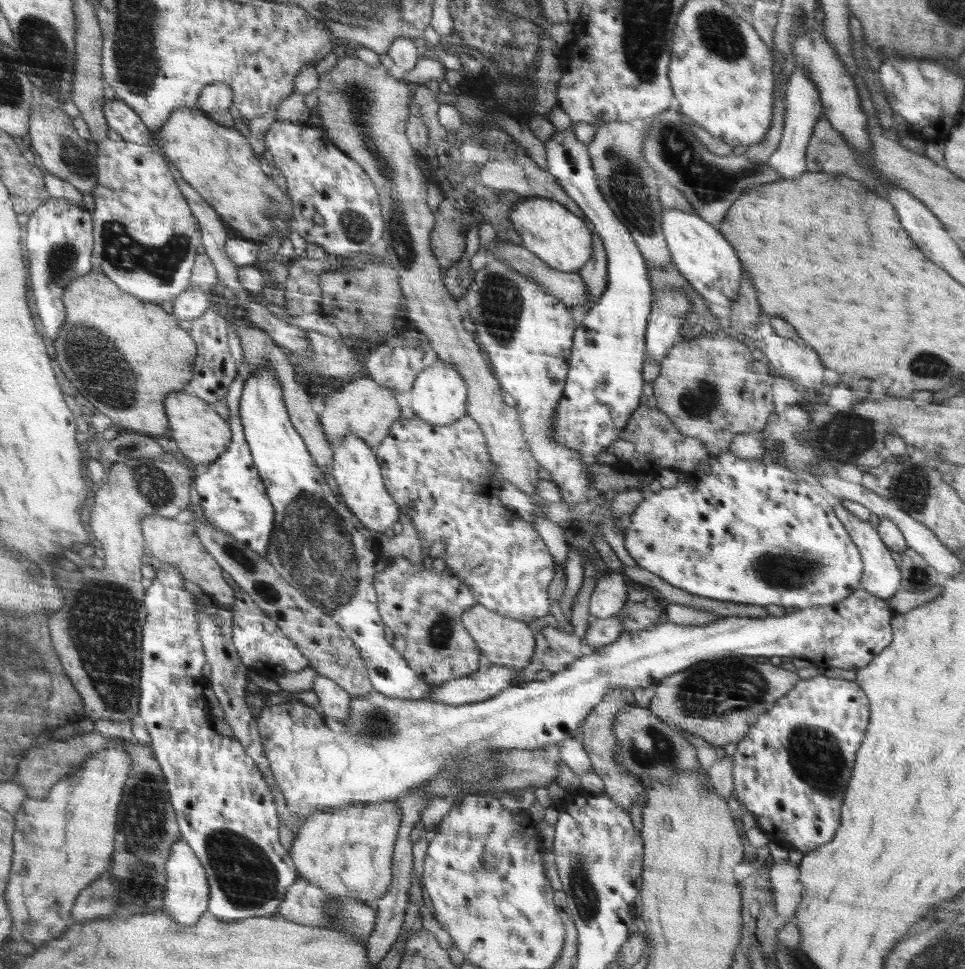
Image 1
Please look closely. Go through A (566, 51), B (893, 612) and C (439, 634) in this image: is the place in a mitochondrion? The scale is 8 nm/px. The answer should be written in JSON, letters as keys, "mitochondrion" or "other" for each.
{"A":"other","B":"other","C":"mitochondrion"}

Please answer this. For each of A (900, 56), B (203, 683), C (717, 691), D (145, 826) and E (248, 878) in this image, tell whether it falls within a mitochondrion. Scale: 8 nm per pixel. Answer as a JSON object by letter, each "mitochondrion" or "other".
{"A":"other","B":"other","C":"mitochondrion","D":"mitochondrion","E":"mitochondrion"}

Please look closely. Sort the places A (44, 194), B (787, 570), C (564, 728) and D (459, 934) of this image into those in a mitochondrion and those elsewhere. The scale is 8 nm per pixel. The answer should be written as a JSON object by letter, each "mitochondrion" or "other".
{"A":"other","B":"mitochondrion","C":"other","D":"other"}

